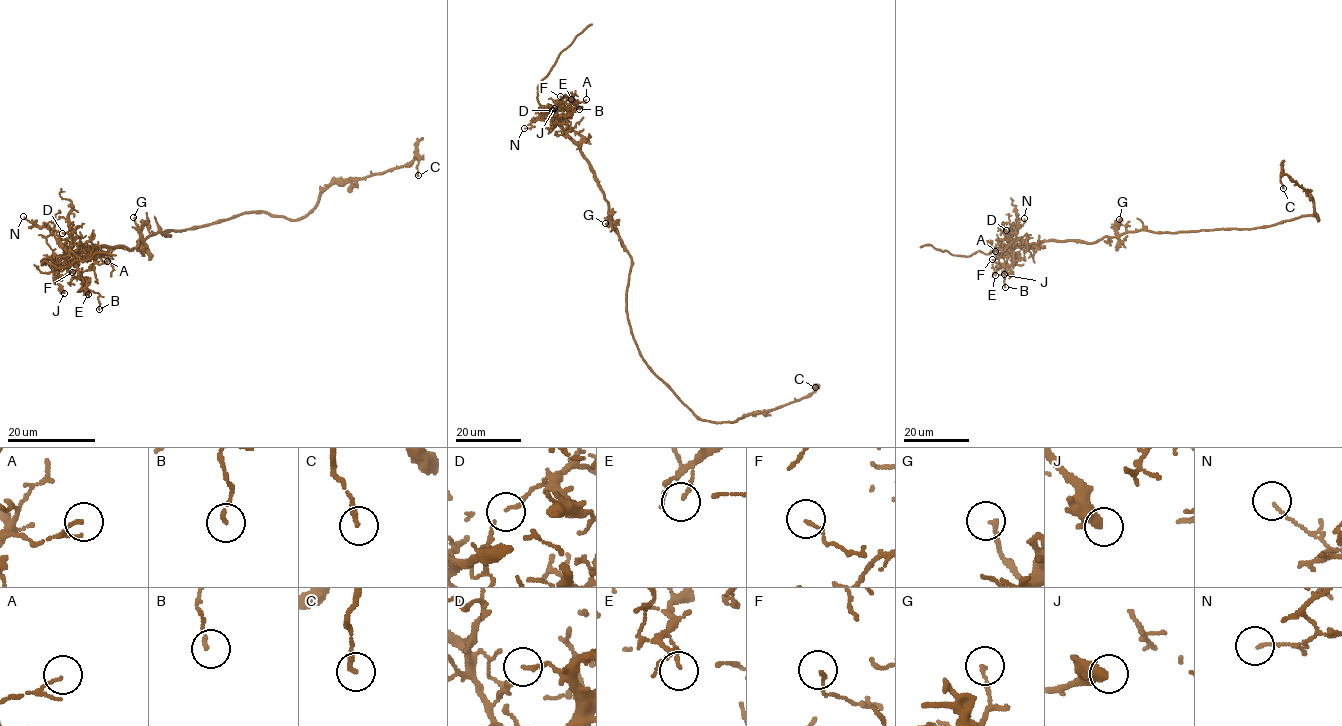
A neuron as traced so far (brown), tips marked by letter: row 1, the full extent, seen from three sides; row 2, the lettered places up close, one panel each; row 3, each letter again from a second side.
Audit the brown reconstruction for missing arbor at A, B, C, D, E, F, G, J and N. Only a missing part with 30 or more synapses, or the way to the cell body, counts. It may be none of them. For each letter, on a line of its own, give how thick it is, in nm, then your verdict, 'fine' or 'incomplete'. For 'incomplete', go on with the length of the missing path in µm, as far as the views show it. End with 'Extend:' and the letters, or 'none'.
A: calibre 100 nm; fine
B: calibre 140 nm; fine
C: calibre 190 nm; fine
D: calibre 100 nm; fine
E: calibre 120 nm; fine
F: calibre 120 nm; fine
G: calibre 150 nm; fine
J: calibre 480 nm; fine
N: calibre 110 nm; fine
Extend: none

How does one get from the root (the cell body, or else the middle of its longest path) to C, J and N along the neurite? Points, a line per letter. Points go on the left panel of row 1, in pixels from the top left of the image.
C: (164, 235), (165, 231), (193, 230), (252, 212), (300, 220), (332, 184), (407, 165), (417, 157), (418, 175)
J: (164, 235), (168, 235), (161, 232), (148, 235), (132, 249), (96, 246), (71, 254), (54, 274), (64, 293)
N: (164, 235), (148, 235), (132, 249), (96, 246), (67, 253), (51, 230), (32, 226), (23, 216)

